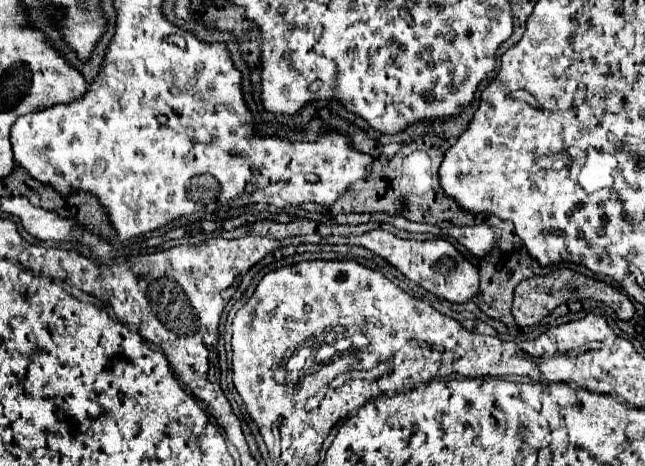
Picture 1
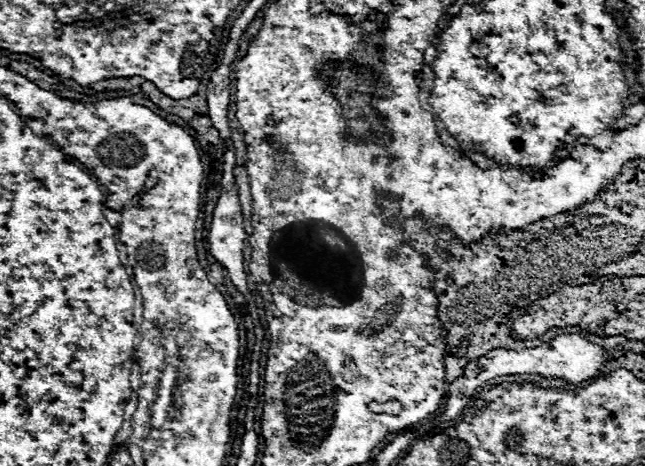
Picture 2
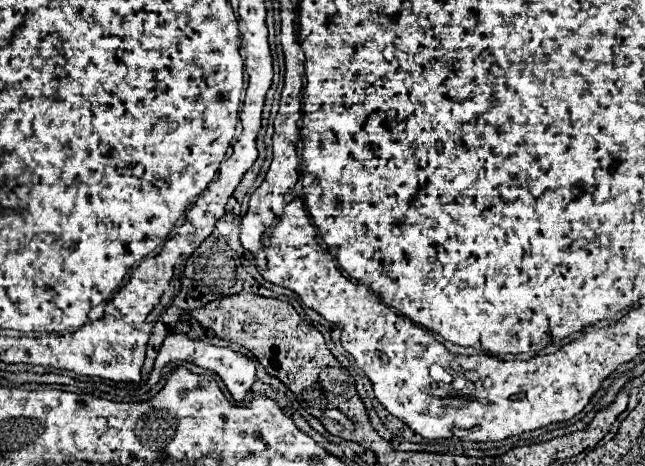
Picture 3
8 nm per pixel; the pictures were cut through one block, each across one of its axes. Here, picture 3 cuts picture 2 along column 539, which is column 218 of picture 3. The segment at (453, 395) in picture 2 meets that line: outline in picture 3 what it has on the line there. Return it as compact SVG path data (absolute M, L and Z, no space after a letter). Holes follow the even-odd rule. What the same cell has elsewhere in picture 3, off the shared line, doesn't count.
M168 334L166 340L164 340L164 344L160 346L158 356L156 356L154 370L152 370L152 374L150 374L150 386L154 386L156 382L160 382L160 370L162 370L166 364L170 364L170 362L194 362L196 366L200 366L200 368L204 368L204 370L216 372L216 374L224 380L228 392L232 394L232 398L234 398L236 402L244 400L244 396L250 392L250 388L252 388L252 384L254 384L254 372L256 372L256 368L254 368L254 364L252 364L246 356L236 354L236 352L230 350L230 348L212 346L212 344L206 344L206 342L194 342L194 340L186 338L184 334Z

